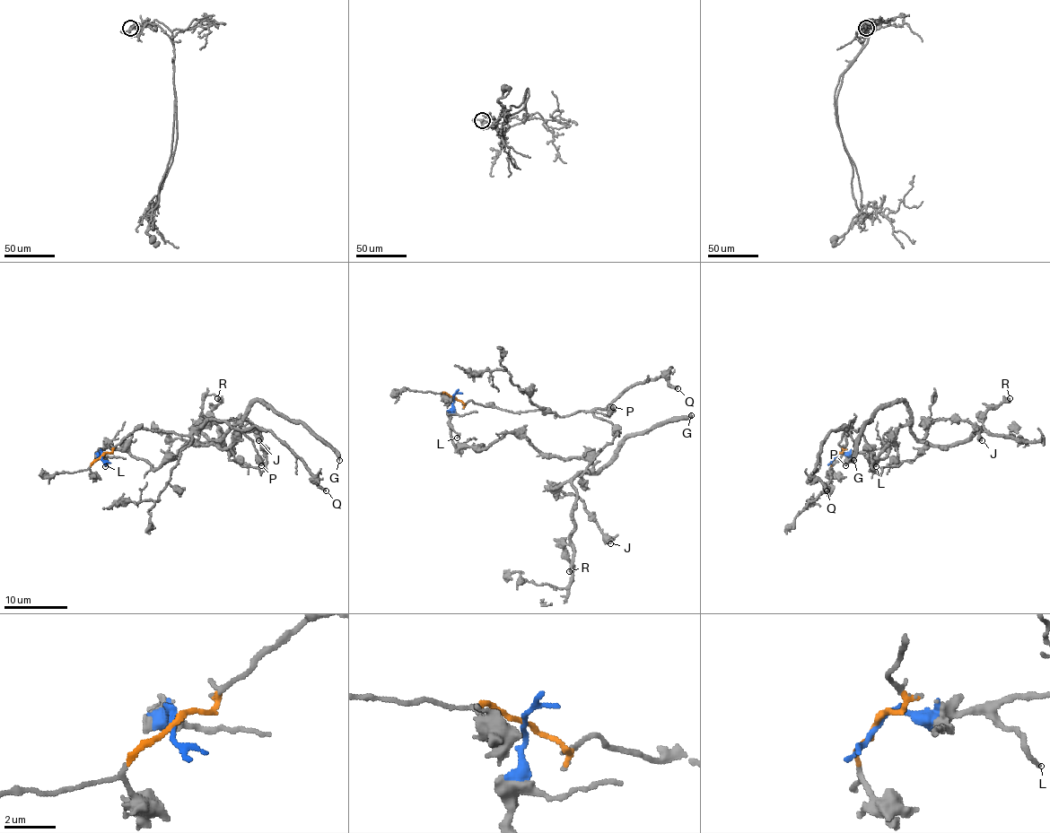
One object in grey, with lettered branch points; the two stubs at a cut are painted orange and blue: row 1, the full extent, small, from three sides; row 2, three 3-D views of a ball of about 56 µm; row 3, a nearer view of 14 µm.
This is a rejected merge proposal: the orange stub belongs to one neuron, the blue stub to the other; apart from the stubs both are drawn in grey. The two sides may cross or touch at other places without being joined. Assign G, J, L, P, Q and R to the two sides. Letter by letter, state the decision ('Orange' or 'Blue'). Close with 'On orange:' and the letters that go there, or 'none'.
G: Blue
J: Blue
L: Blue
P: Orange
Q: Orange
R: Blue
On orange: P, Q

